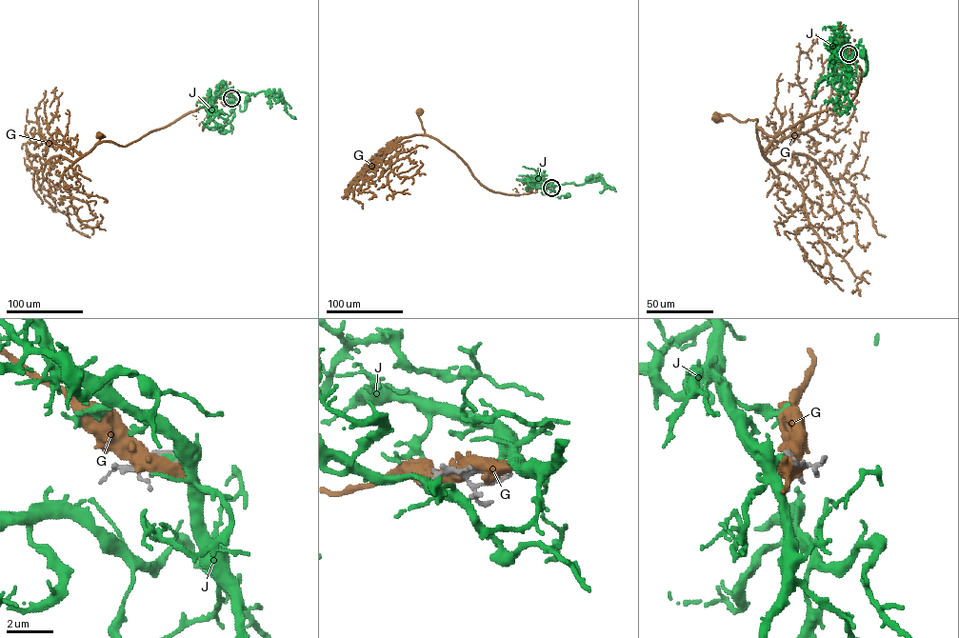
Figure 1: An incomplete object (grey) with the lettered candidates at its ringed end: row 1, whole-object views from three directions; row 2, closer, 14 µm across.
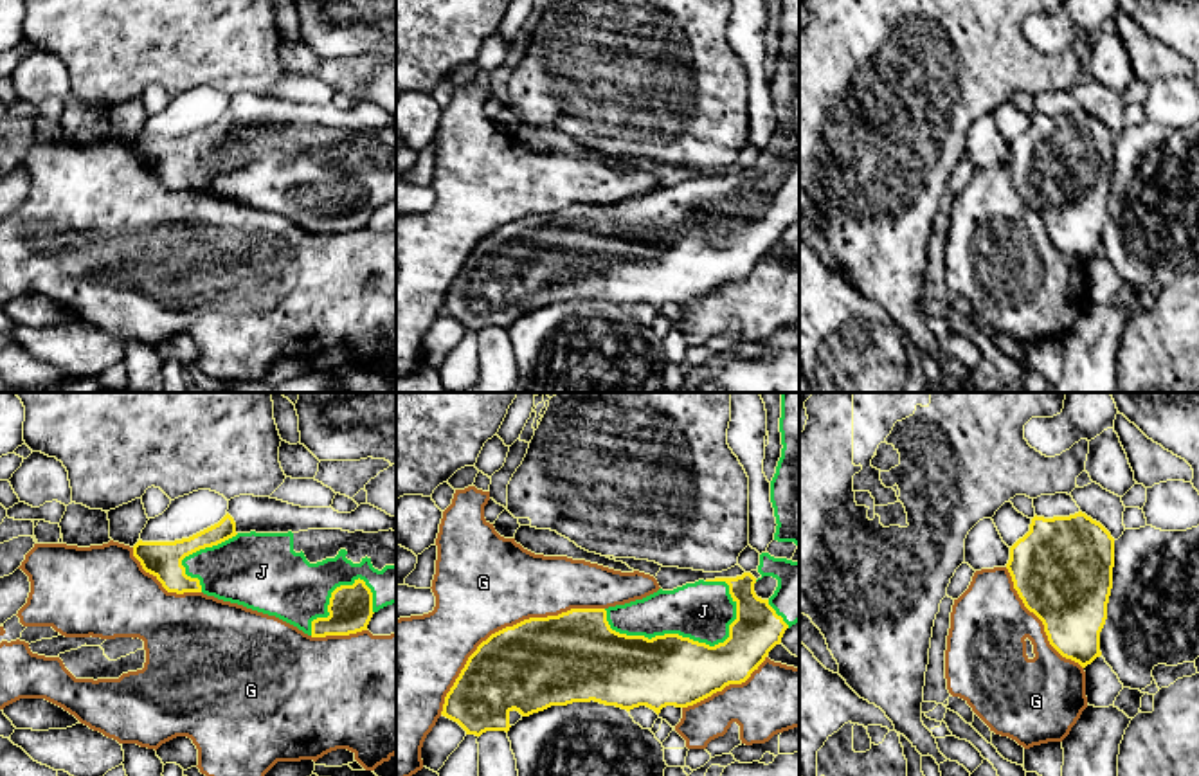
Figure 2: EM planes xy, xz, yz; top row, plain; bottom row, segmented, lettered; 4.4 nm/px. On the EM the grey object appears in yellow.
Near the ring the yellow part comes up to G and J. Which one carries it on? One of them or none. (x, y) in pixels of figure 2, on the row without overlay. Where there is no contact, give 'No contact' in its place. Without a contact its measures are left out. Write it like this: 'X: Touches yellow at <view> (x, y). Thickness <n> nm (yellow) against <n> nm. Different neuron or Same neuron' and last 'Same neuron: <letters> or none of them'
G: Touches yellow at xz (506, 224). Thickness 400 nm (yellow) against 440 nm. Different neuron
J: Touches yellow at xz (670, 231). Thickness 320 nm (yellow) against 260 nm. Same neuron
Same neuron: J

